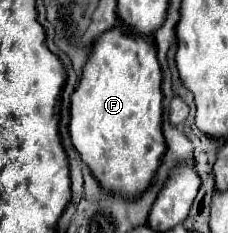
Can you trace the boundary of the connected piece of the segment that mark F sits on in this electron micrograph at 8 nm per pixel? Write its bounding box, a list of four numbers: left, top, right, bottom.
[69,24,167,196]

